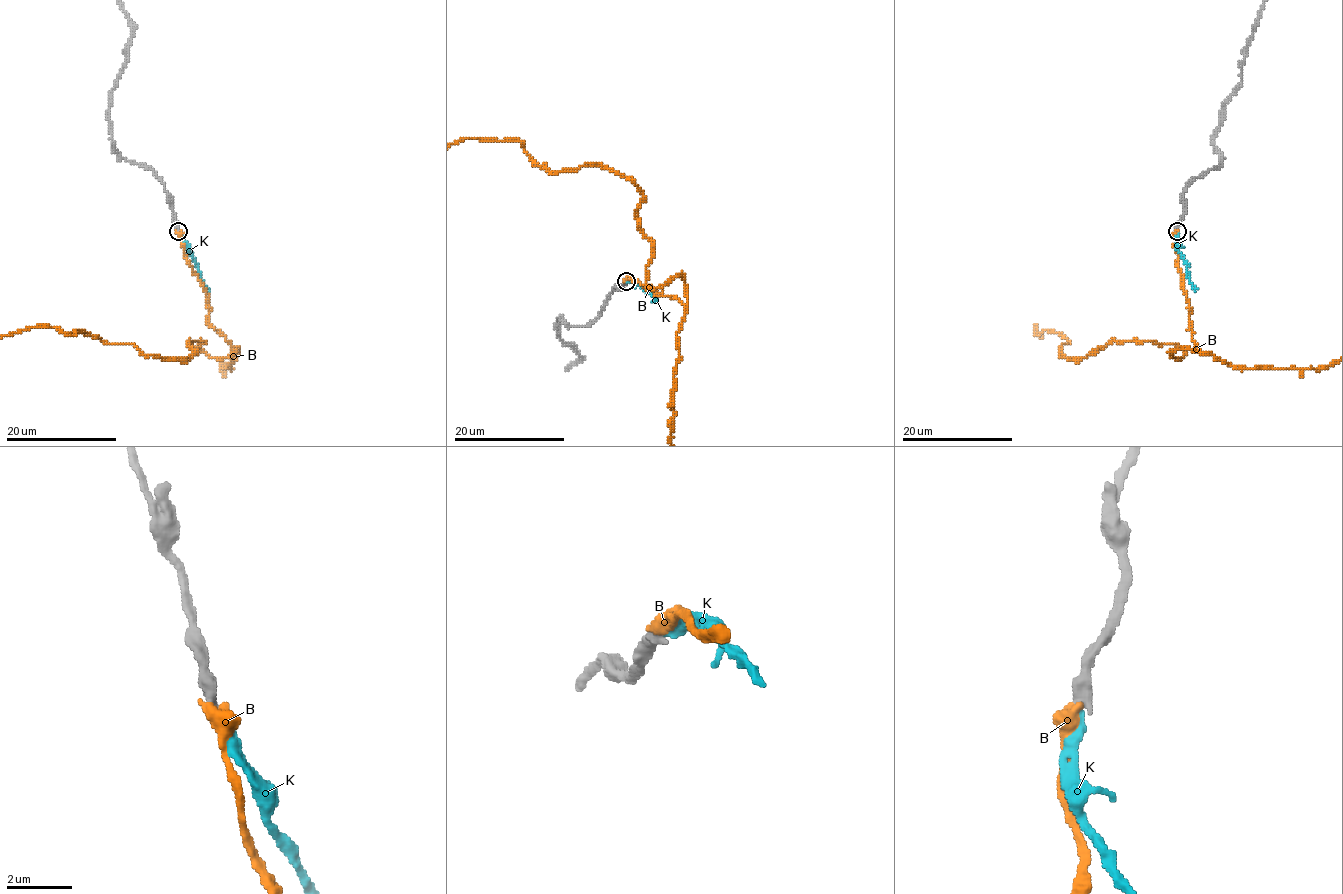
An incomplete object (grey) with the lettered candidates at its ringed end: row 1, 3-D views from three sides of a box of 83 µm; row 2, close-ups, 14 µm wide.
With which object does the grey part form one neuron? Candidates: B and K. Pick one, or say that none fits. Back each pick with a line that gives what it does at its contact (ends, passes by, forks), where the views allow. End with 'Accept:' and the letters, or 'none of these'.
K: It ends there
Accept: K

